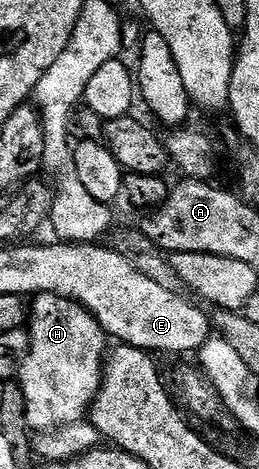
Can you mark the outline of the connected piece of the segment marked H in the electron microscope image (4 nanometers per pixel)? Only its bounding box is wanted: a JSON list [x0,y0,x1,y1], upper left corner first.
[18,292,108,434]

